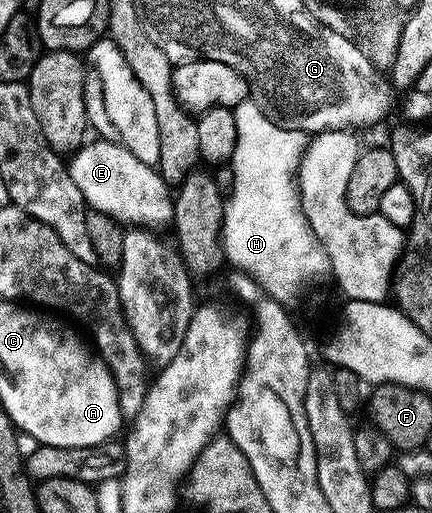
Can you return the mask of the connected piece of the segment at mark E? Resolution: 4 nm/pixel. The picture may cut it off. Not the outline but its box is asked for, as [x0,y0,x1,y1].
[67,139,173,226]

